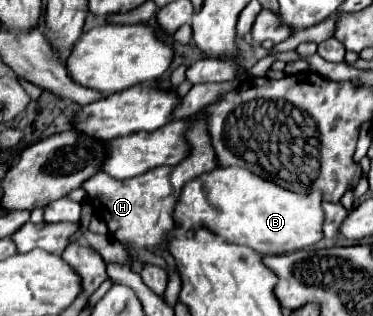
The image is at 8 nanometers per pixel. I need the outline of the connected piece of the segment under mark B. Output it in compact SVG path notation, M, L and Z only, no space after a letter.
M215 168L183 186L173 208L173 222L177 226L187 226L187 232L193 236L199 236L201 230L209 230L229 244L249 246L263 256L287 254L313 247L323 238L321 192L297 194L245 168Z

